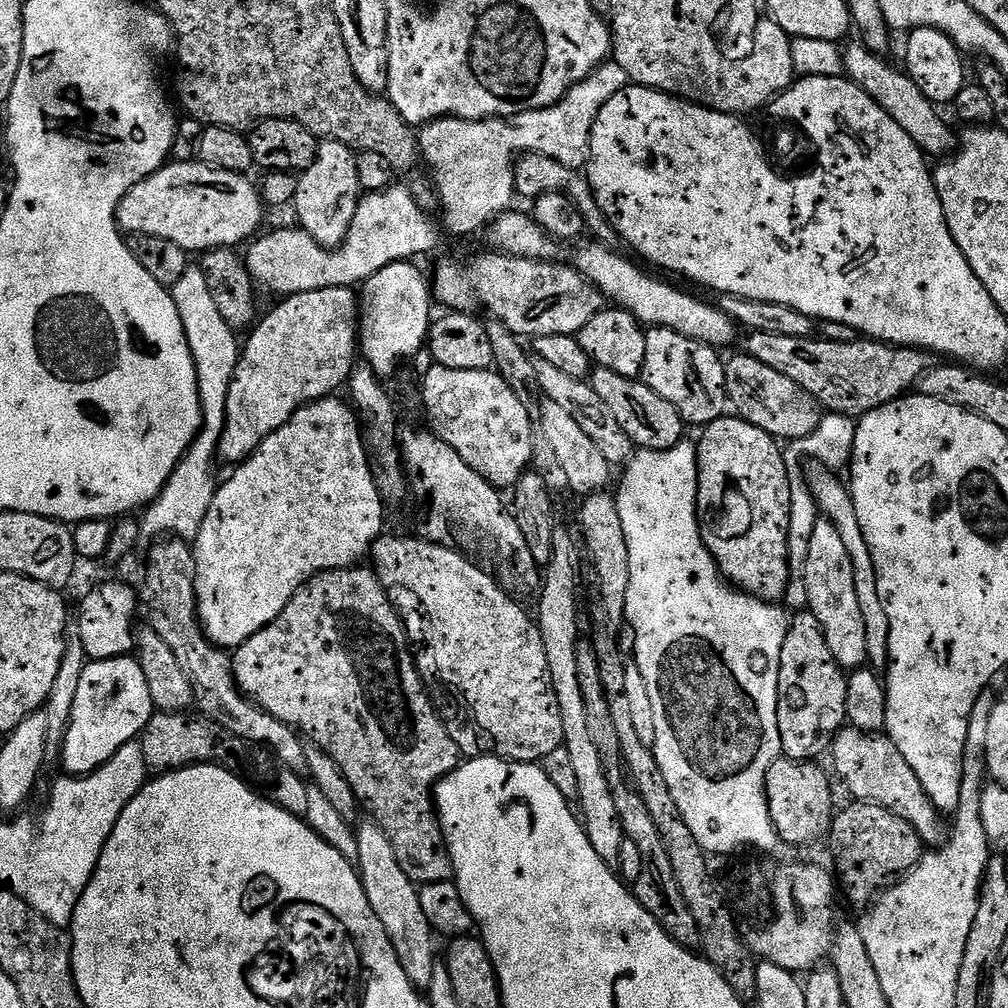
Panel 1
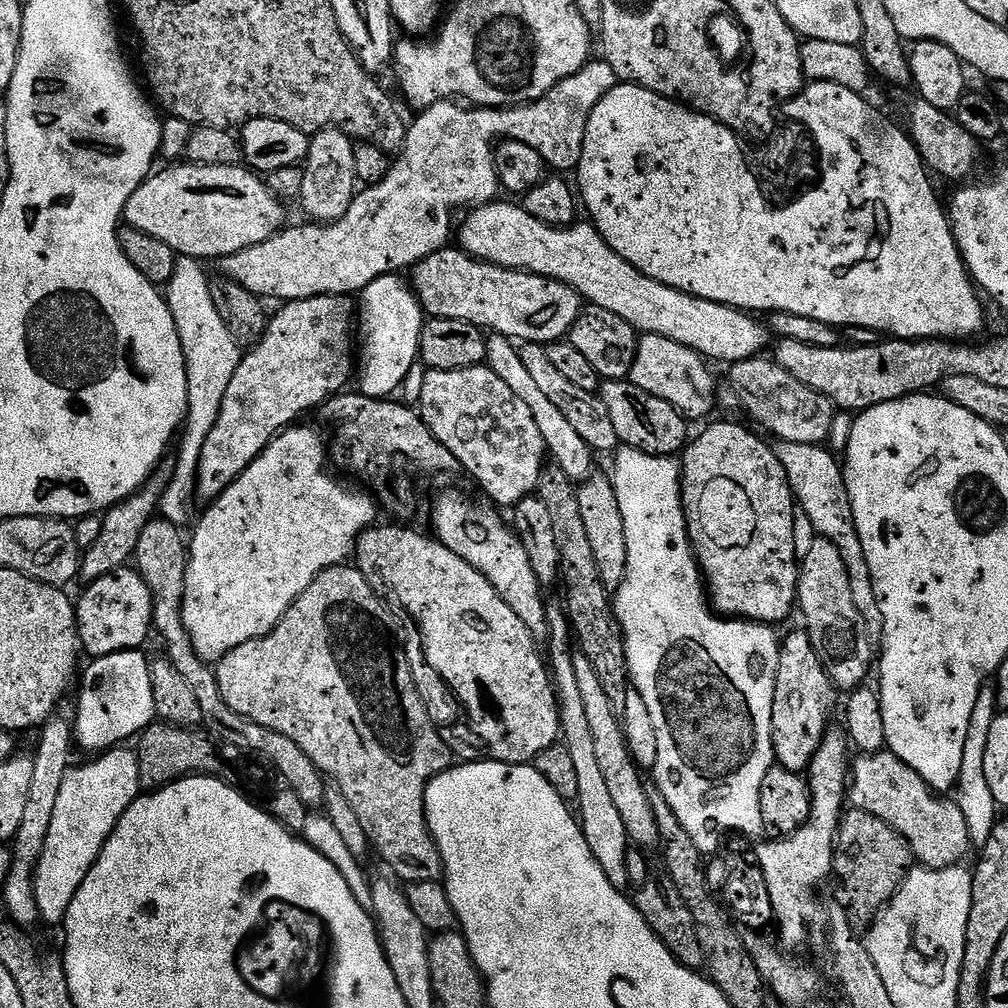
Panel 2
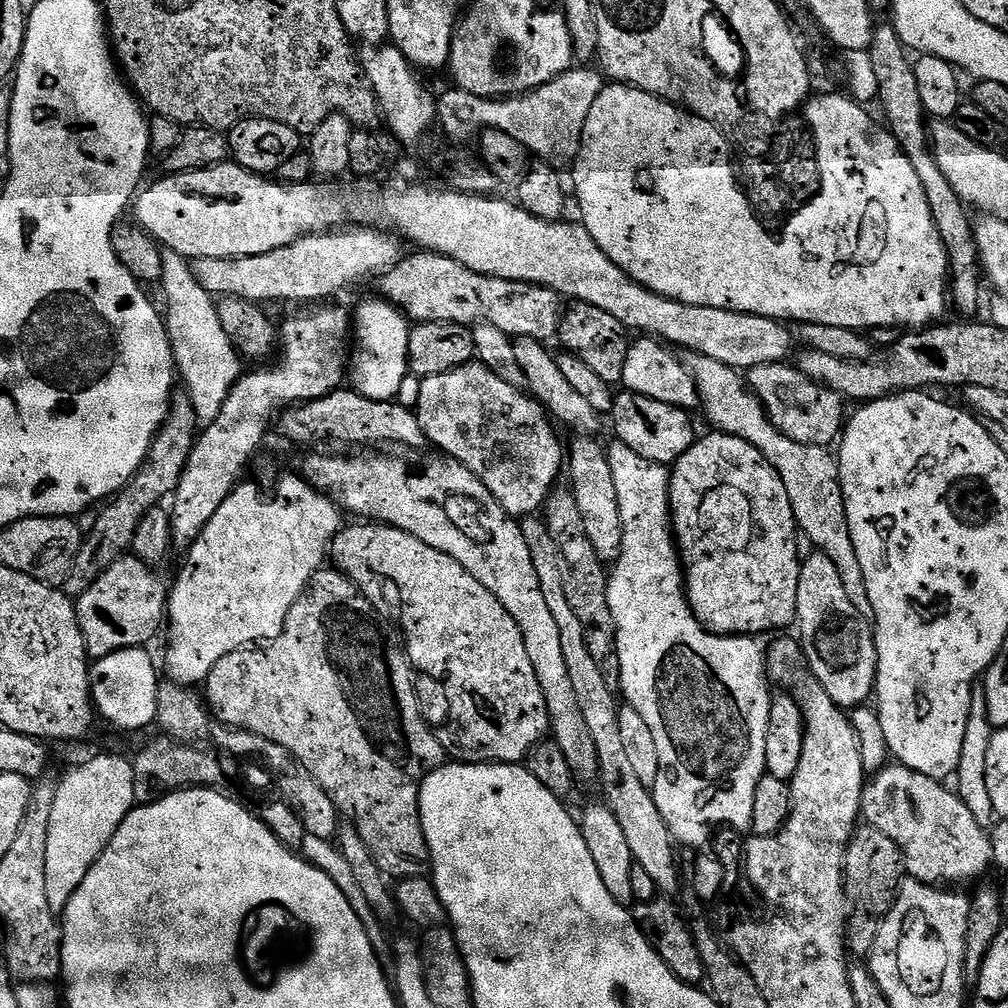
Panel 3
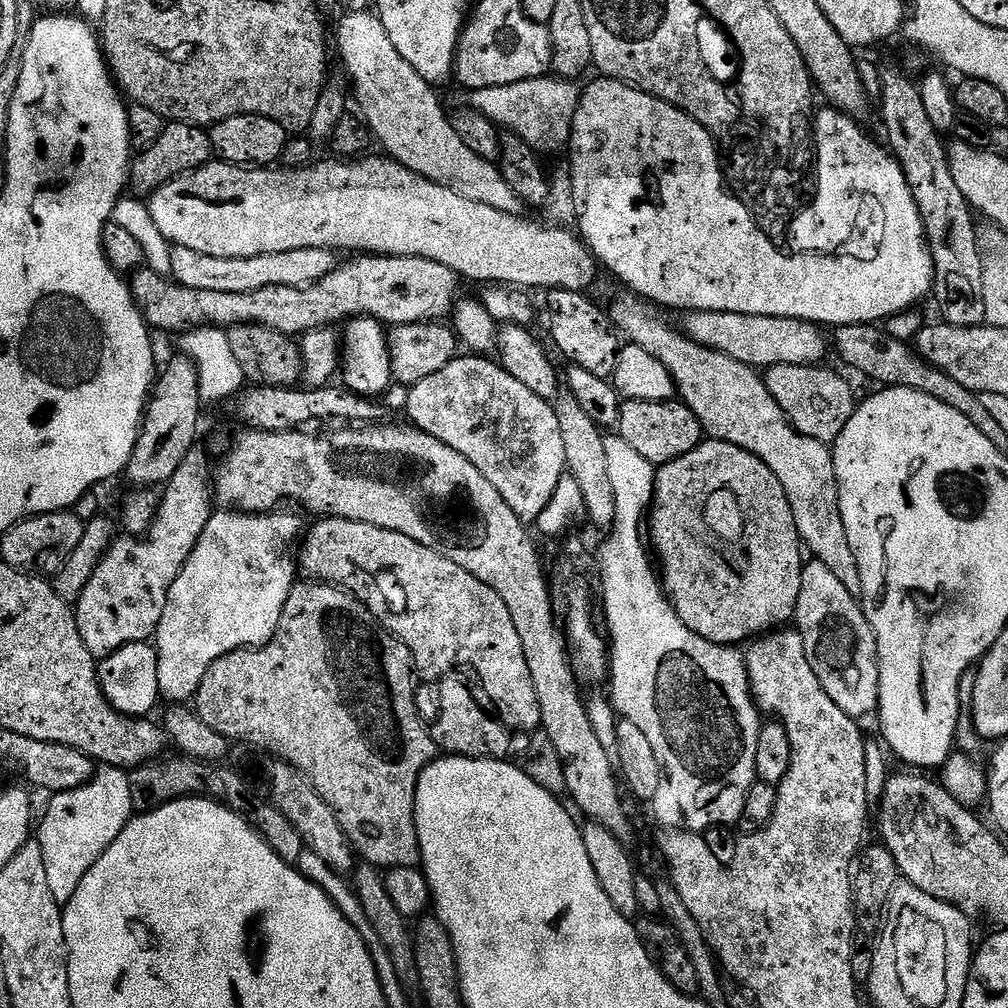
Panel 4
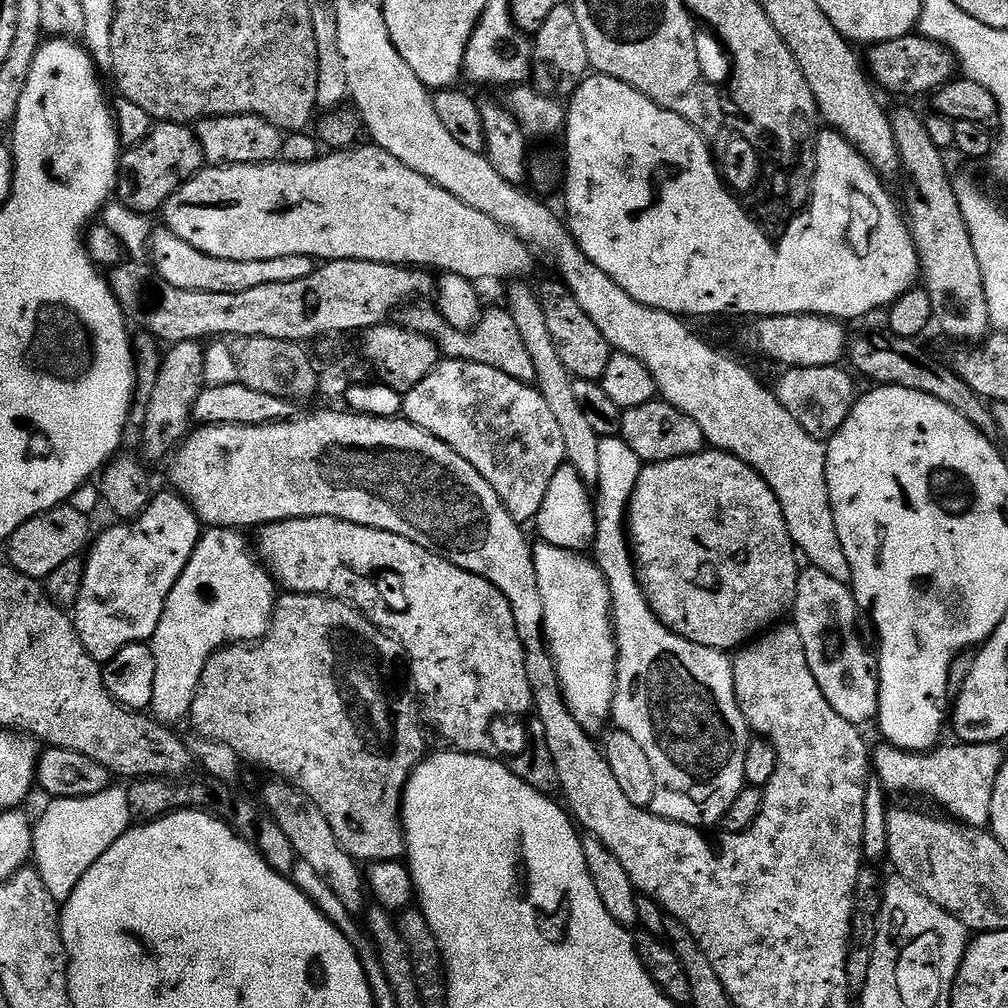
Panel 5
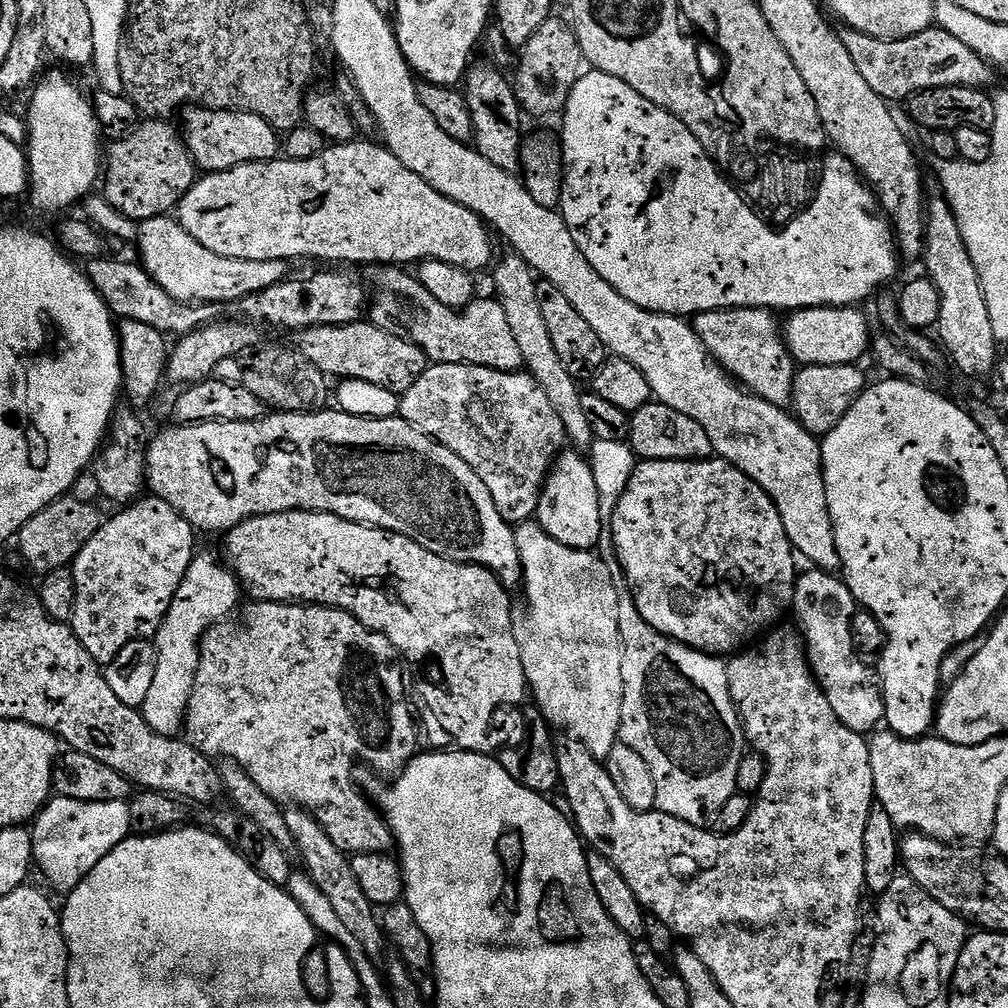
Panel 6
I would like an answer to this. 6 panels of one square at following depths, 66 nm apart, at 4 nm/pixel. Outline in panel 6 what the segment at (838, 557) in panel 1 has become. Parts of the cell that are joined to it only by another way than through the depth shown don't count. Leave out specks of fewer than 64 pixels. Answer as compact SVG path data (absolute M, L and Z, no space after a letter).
M819 570L808 571L812 572L806 573L805 576L803 573L797 579L791 611L796 612L797 622L795 623L798 625L800 635L804 638L812 672L816 675L820 689L826 694L834 714L838 714L838 718L847 728L861 734L875 733L884 720L884 694L874 672L874 677L872 677L871 670L860 661L860 656L856 653L856 644L852 641L852 615L858 612L857 602L839 575Z

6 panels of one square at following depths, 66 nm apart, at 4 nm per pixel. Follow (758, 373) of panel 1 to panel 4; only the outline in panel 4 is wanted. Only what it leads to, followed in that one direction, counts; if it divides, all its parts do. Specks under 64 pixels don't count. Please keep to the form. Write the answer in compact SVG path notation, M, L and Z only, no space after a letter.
M779 364L767 369L766 383L774 402L782 410L782 414L792 423L792 428L798 430L806 438L814 438L818 442L826 445L833 445L836 439L846 430L846 422L856 413L858 396L852 393L852 388L836 372L831 372L825 366L813 366L810 364L799 364L790 366L789 364Z

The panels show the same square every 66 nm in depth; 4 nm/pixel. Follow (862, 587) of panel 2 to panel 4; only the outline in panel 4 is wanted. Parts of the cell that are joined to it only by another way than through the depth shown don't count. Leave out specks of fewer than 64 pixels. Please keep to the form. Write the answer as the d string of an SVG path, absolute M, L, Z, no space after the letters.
M620 300L610 308L617 332L627 343L642 346L654 354L654 358L670 370L679 399L696 415L711 439L742 446L742 450L750 450L754 458L762 458L762 462L774 470L778 482L782 482L782 490L786 490L790 510L794 510L794 522L803 547L809 553L812 551L815 559L830 566L838 582L859 598L862 580L858 578L858 562L854 562L850 538L846 538L846 526L842 526L831 447L814 438L806 438L792 428L778 402L774 402L765 377L757 369L718 350L698 346L698 342L685 336L683 331L676 329L675 332L666 321L659 320L651 307L632 300Z

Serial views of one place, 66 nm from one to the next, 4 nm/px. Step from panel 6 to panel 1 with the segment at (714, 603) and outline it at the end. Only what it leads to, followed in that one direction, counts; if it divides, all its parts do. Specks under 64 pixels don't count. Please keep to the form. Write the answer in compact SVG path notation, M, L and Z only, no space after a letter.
M735 414L719 416L710 422L696 444L696 461L700 471L700 489L696 511L700 514L700 533L710 554L720 566L720 574L739 591L755 596L757 600L780 602L788 592L790 553L788 535L792 521L792 479L788 476L786 452L775 436L766 434L758 426L741 420Z

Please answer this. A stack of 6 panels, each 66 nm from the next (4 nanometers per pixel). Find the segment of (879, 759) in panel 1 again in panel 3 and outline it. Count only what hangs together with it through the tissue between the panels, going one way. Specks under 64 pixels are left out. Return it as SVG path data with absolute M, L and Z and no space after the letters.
M899 762L889 763L865 783L860 810L867 827L882 830L898 846L905 873L913 880L933 886L960 886L971 880L979 881L992 863L992 838L989 829L970 814L966 802L947 783L926 778L918 770L910 770Z

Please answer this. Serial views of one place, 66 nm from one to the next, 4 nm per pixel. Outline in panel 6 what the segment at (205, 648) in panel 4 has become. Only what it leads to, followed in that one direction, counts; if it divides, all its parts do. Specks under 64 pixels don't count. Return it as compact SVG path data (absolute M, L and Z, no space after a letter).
M203 554L193 556L186 578L182 586L178 586L178 594L174 594L174 602L154 637L156 646L154 682L150 682L150 690L146 690L142 711L150 730L163 736L179 737L184 728L193 680L200 661L200 641L214 625L229 619L235 613L232 611L236 607L237 609L241 607L240 581L232 573L231 568L217 560Z

